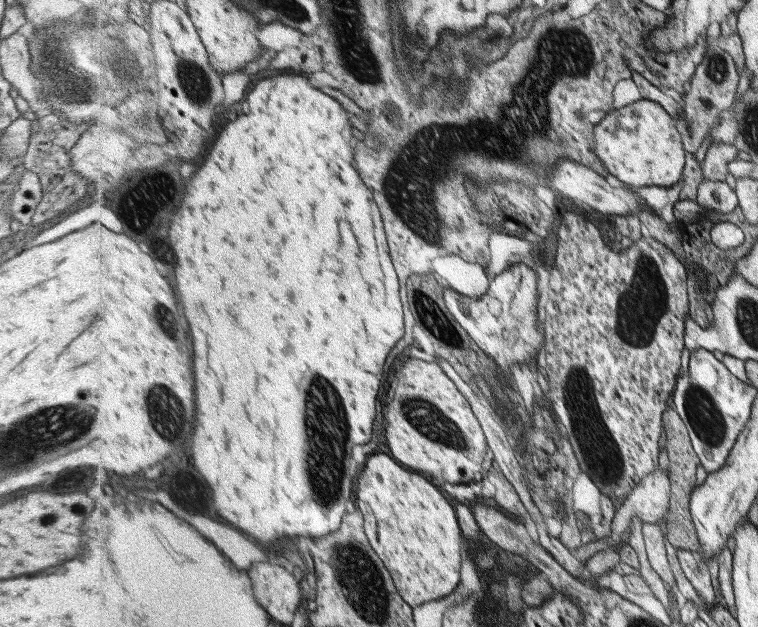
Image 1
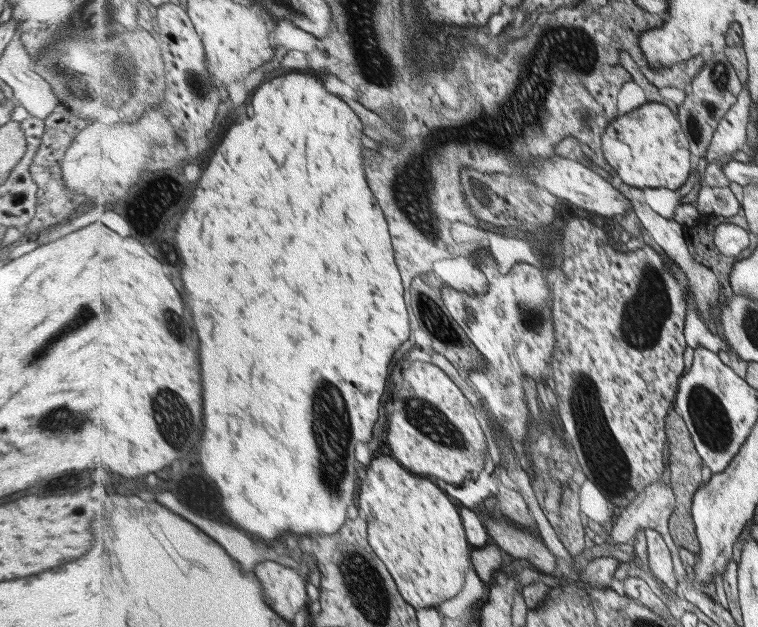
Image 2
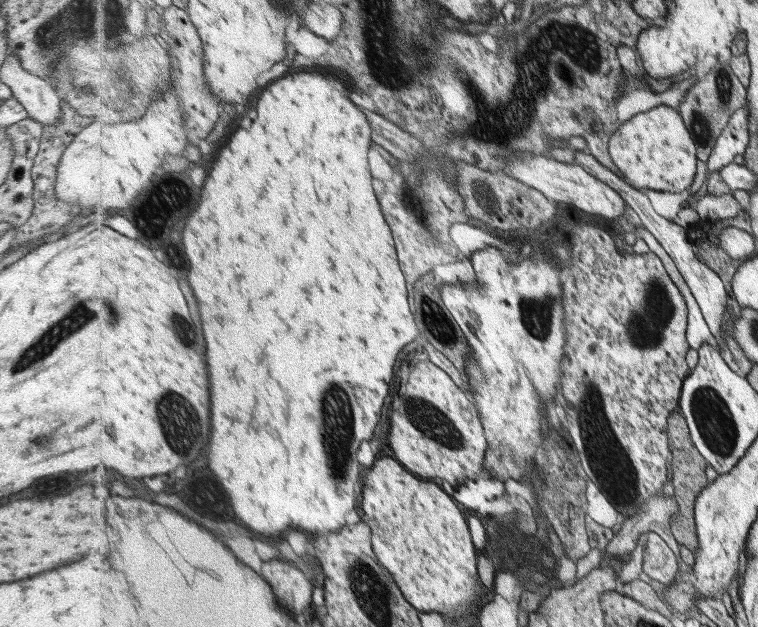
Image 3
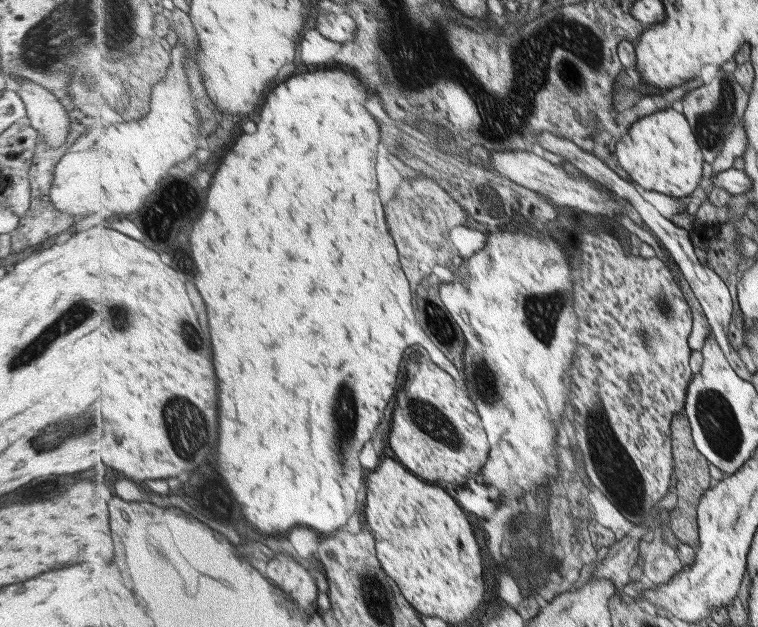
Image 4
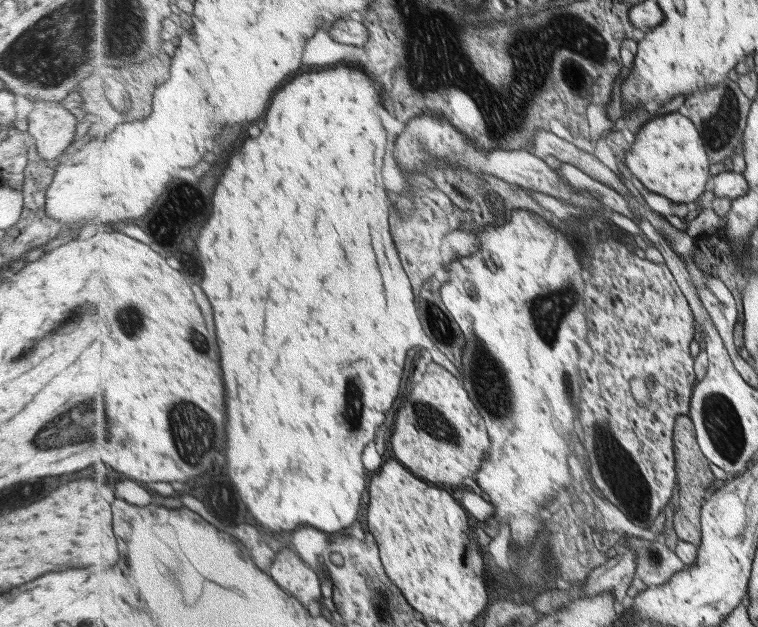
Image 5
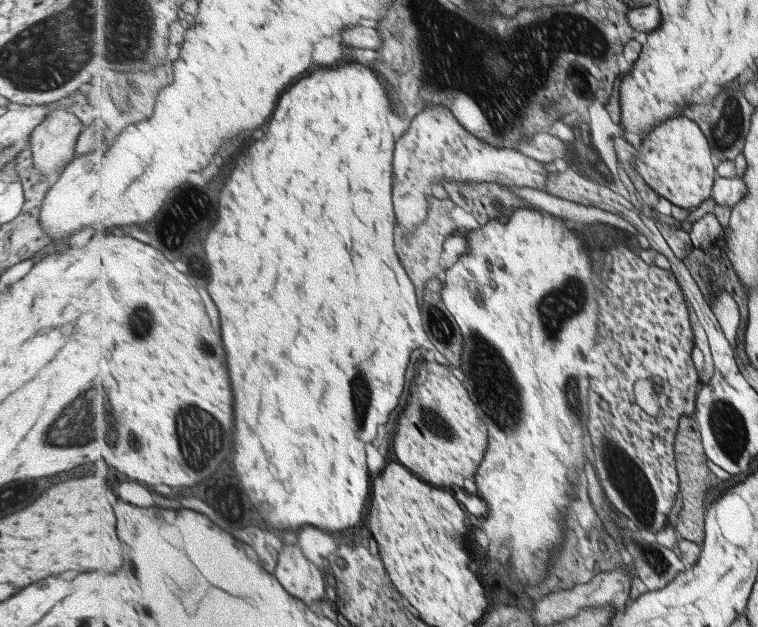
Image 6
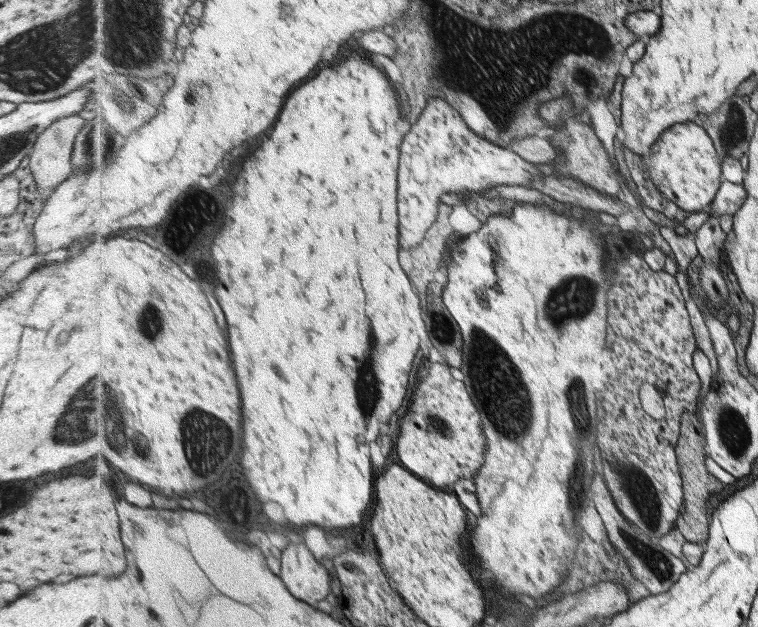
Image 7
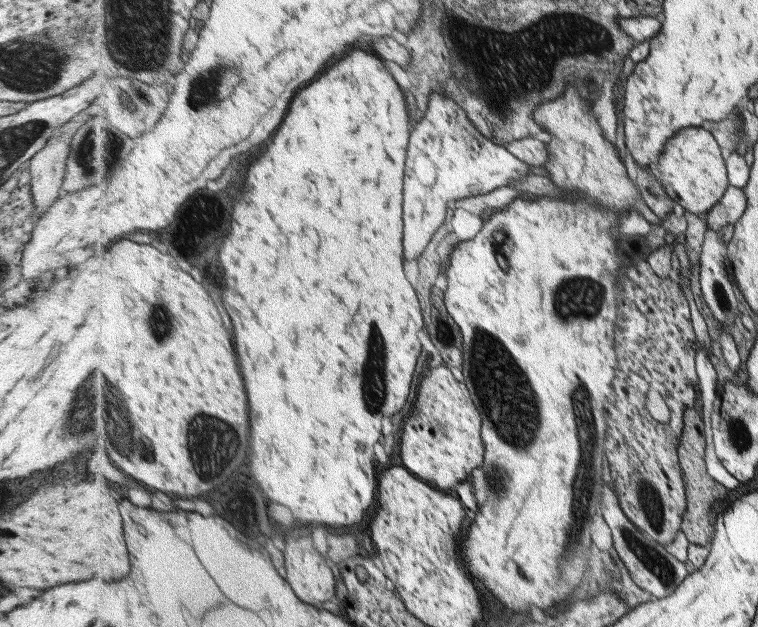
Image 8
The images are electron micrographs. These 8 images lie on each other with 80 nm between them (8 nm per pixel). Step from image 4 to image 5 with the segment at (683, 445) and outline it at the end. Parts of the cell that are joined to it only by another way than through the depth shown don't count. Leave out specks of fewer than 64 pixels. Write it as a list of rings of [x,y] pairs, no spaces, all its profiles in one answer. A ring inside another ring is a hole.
[[[689,416],[676,423],[675,452],[681,475],[681,502],[673,521],[675,531],[679,538],[699,546],[703,543],[703,498],[707,498],[707,494],[711,494],[711,486],[715,486],[715,470],[711,470],[711,461],[699,446],[696,428]]]

